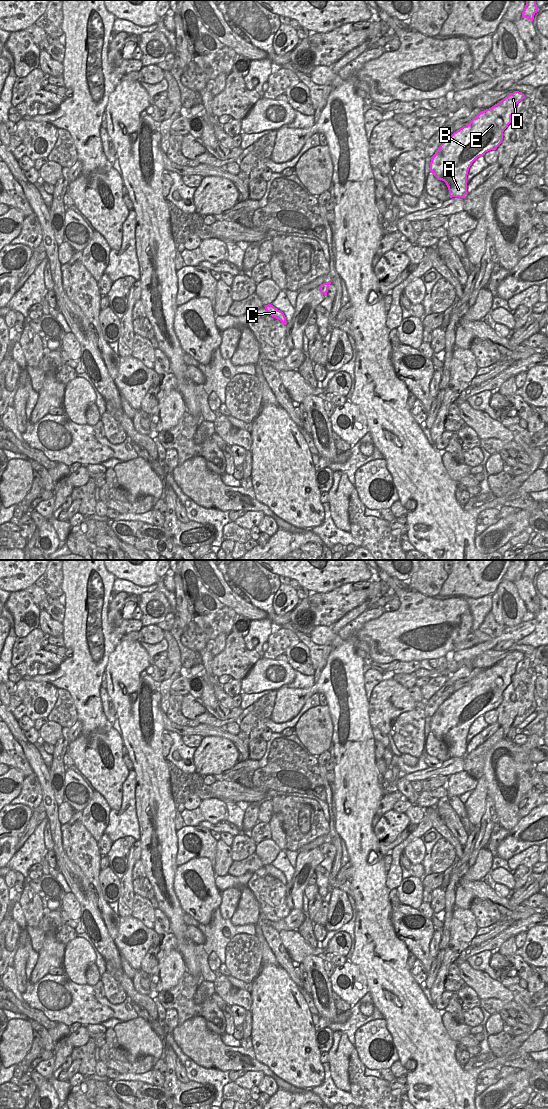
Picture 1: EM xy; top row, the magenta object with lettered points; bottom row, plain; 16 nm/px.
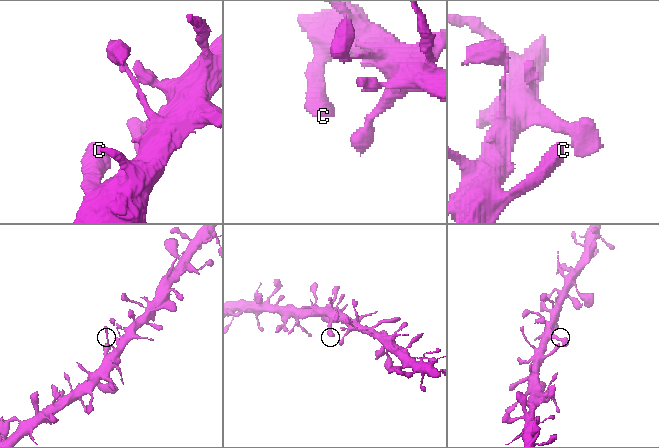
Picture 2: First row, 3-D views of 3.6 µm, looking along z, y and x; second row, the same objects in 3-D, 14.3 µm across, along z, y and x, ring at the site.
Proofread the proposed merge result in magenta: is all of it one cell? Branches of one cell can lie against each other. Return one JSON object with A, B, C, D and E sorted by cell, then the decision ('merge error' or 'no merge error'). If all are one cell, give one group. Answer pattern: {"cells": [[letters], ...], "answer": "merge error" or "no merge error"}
{"cells": [["A", "B", "C", "D", "E"]], "answer": "no merge error"}

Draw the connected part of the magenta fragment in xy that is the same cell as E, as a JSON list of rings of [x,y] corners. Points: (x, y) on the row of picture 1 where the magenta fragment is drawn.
[[[514,91],[499,103],[480,112],[467,126],[463,126],[445,140],[431,157],[430,172],[446,183],[449,197],[464,198],[467,194],[467,175],[472,163],[486,152],[496,150],[502,143],[503,132],[511,123],[516,105],[525,98],[522,92]]]

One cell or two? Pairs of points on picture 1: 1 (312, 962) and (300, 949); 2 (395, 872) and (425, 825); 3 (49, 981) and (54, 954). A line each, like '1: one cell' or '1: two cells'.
1: two cells
2: one cell
3: two cells

